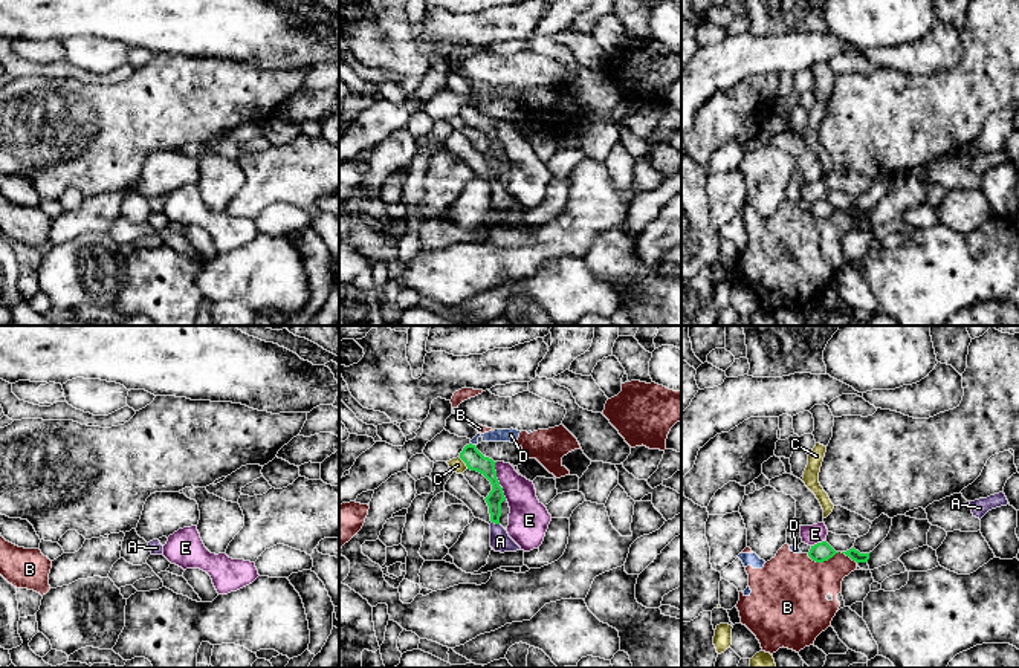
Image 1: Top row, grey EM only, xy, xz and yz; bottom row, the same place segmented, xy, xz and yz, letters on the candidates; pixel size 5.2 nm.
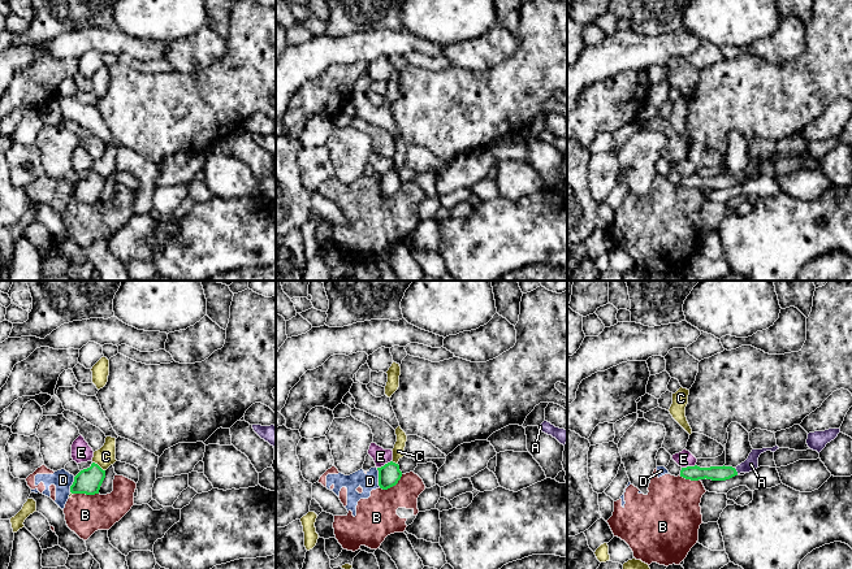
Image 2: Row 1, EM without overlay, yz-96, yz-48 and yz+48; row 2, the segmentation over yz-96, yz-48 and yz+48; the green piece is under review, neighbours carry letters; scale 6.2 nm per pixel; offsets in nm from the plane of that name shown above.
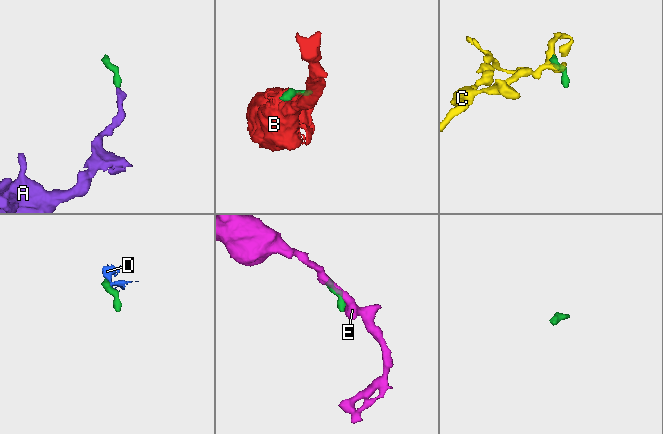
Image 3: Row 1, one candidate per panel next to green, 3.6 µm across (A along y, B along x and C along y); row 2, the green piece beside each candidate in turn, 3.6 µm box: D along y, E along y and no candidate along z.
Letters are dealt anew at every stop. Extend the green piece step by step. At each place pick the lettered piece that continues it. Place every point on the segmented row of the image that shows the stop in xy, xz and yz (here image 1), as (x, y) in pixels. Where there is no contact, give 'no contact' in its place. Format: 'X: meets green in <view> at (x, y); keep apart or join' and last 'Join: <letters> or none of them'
A: meets green in xz at (495, 523); join
B: meets green in yz at (833, 555); keep apart
C: meets green in xz at (465, 462); keep apart
D: meets green in xz at (471, 444); keep apart
E: meets green in xz at (497, 480); keep apart
Join: A

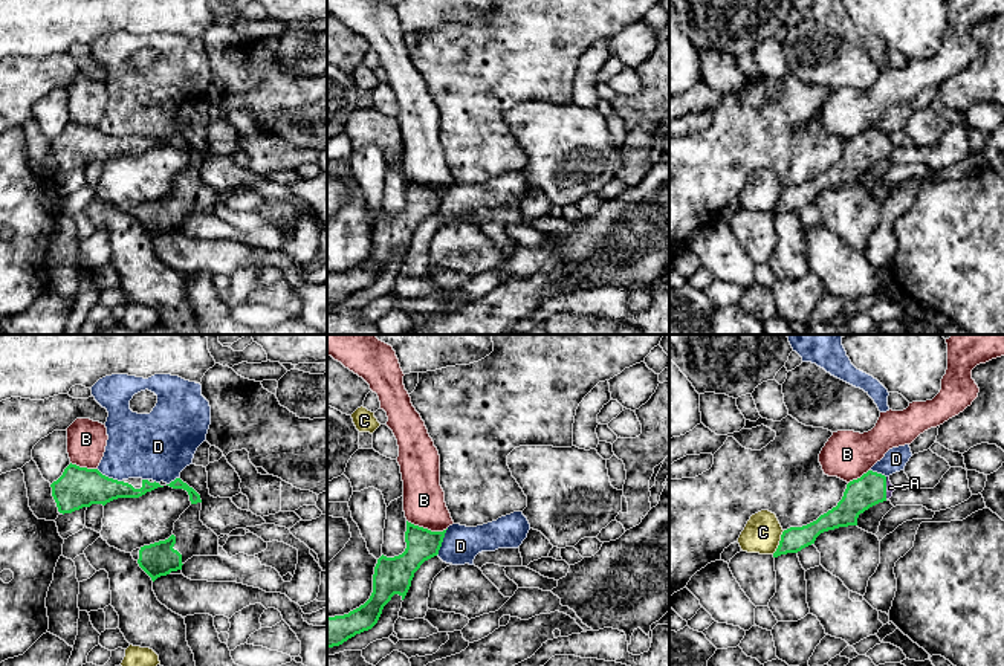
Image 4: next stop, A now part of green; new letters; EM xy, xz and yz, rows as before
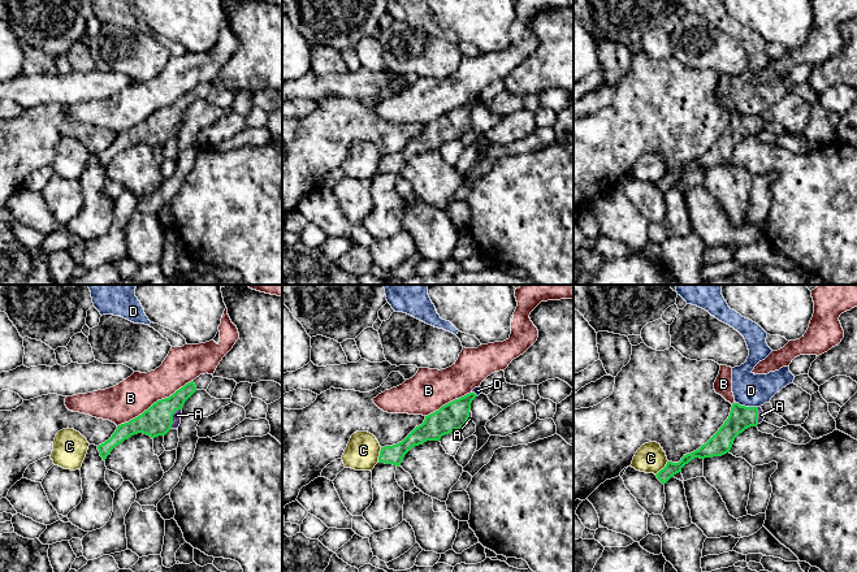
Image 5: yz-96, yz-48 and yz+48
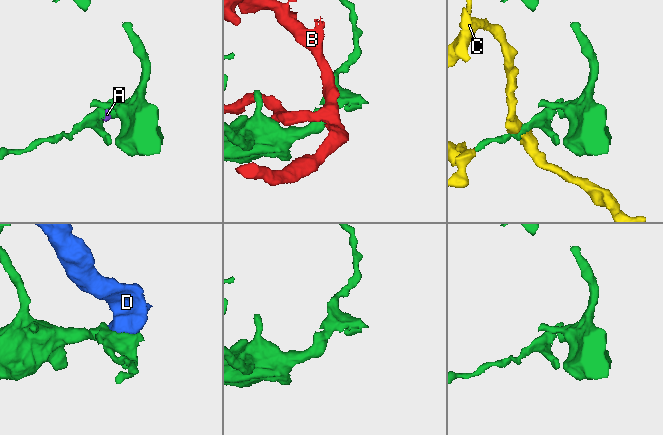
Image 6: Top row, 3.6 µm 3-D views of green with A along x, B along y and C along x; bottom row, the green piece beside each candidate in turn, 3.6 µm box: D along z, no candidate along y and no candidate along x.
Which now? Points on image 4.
A: meets green in yz at (885, 488); join
B: meets green in xz at (427, 529); keep apart
C: meets green in yz at (780, 543); keep apart
D: meets green in xz at (442, 541); keep apart
Join: A

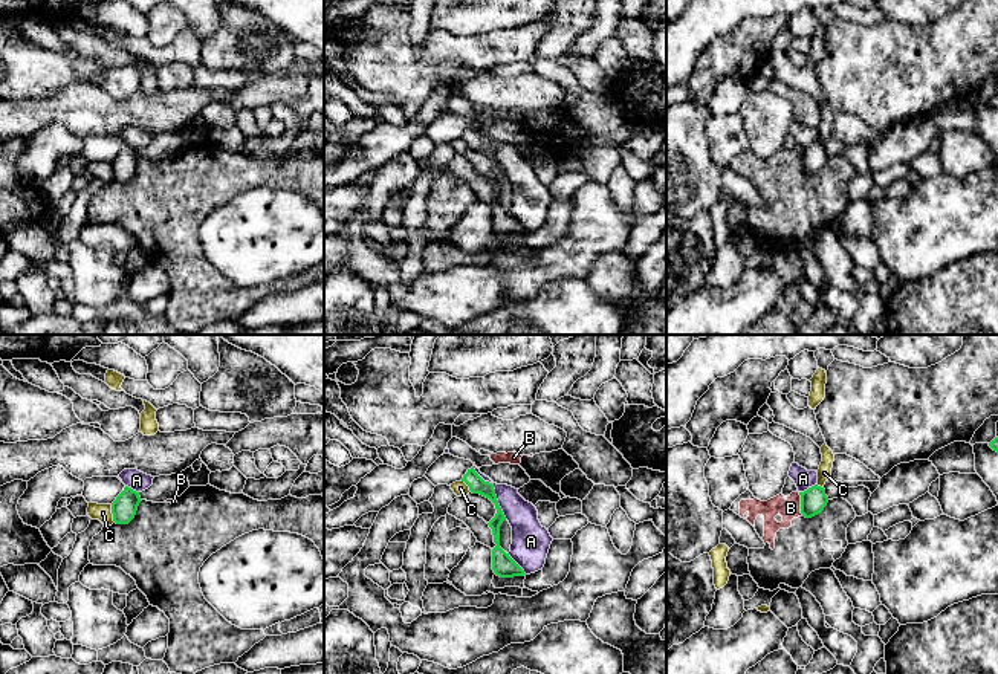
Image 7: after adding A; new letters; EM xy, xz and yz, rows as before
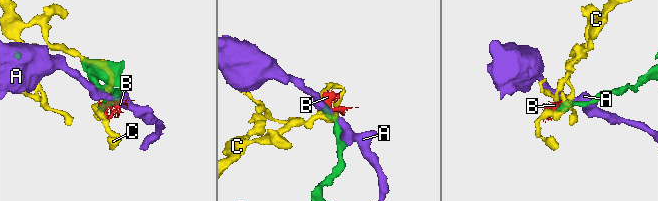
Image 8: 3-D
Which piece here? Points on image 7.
A: meets green in xz at (494, 491); keep apart
B: meets green in yz at (801, 503); keep apart
C: meets green in xy at (112, 512); keep apart
Join: none of them

